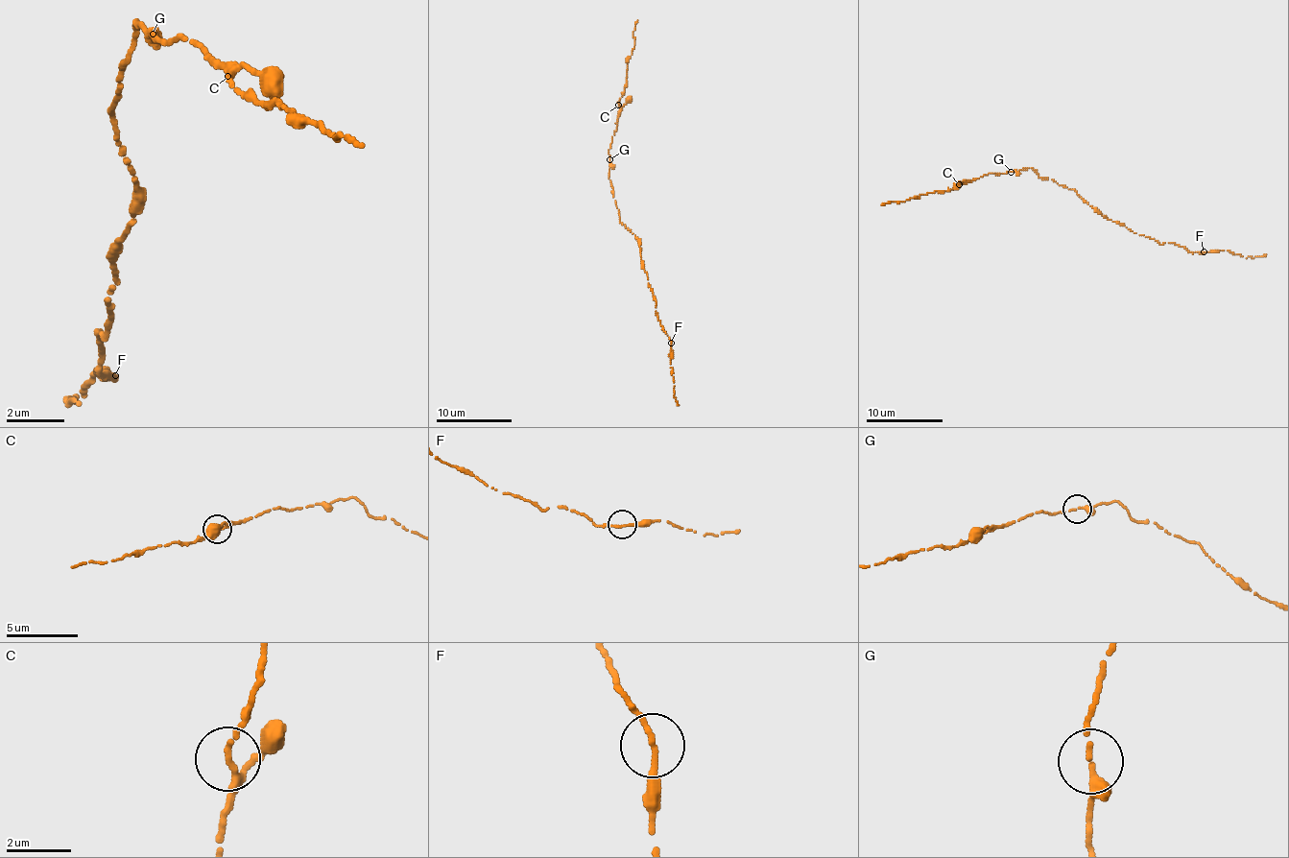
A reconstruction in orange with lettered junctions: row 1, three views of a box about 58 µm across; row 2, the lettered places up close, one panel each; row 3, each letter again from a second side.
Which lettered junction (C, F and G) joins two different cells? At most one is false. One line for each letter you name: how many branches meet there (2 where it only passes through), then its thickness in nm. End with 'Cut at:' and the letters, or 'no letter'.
Cut at: no letter

